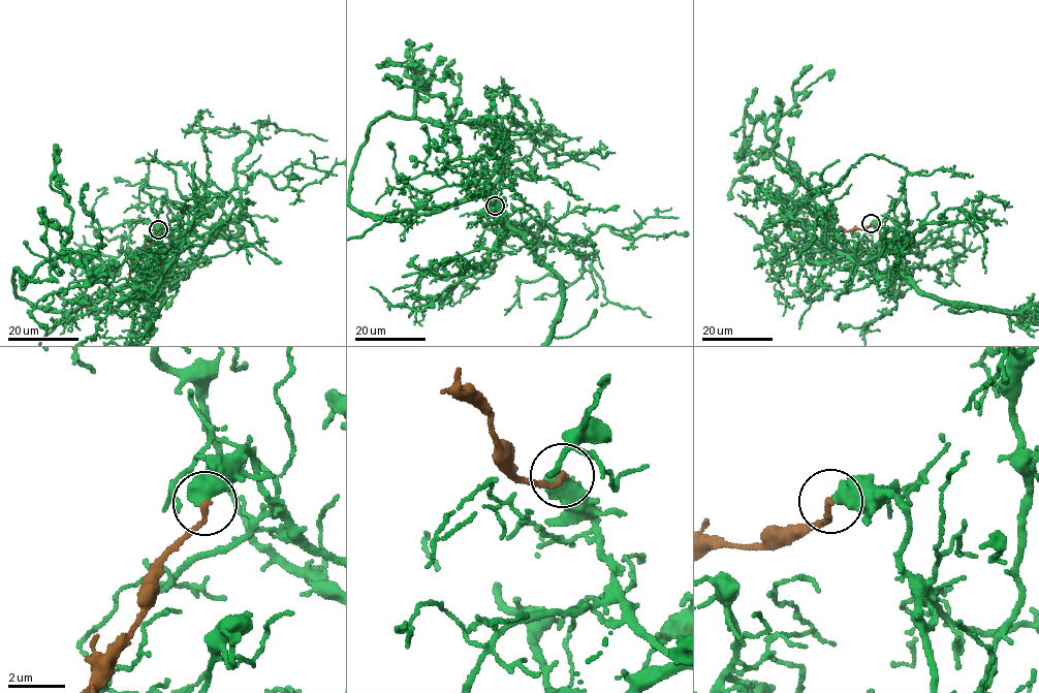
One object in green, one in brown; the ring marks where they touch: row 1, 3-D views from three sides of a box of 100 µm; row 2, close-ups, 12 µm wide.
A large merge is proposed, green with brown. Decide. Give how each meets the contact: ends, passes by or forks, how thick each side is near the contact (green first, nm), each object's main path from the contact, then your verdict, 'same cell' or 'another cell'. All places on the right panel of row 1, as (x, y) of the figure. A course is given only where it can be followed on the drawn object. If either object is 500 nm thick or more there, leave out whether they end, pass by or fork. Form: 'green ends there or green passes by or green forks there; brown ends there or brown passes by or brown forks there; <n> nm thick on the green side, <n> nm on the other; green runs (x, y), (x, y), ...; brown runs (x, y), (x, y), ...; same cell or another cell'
650 nm thick on the green side, 200 nm on the other; green runs (871, 223), (882, 251), (838, 252), (850, 250), (859, 277), (896, 284); brown runs (871, 223), (867, 227), (841, 229), (846, 247); another cell

